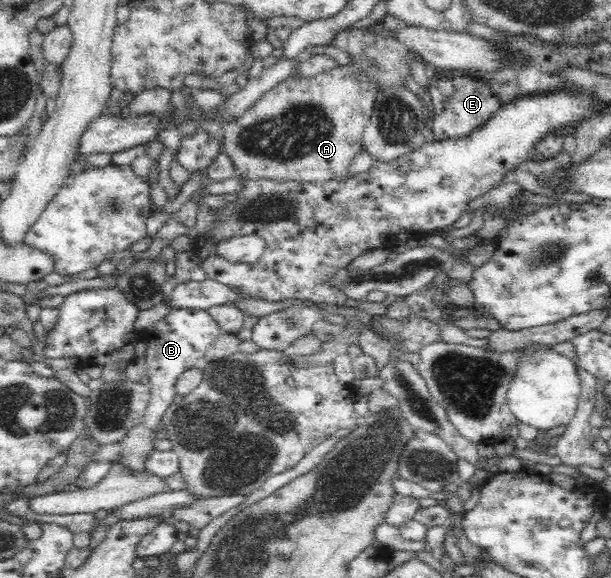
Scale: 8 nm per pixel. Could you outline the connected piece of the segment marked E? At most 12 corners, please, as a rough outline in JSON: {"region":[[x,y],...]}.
{"region":[[452,79],[434,142],[471,135],[502,107],[490,83]]}

